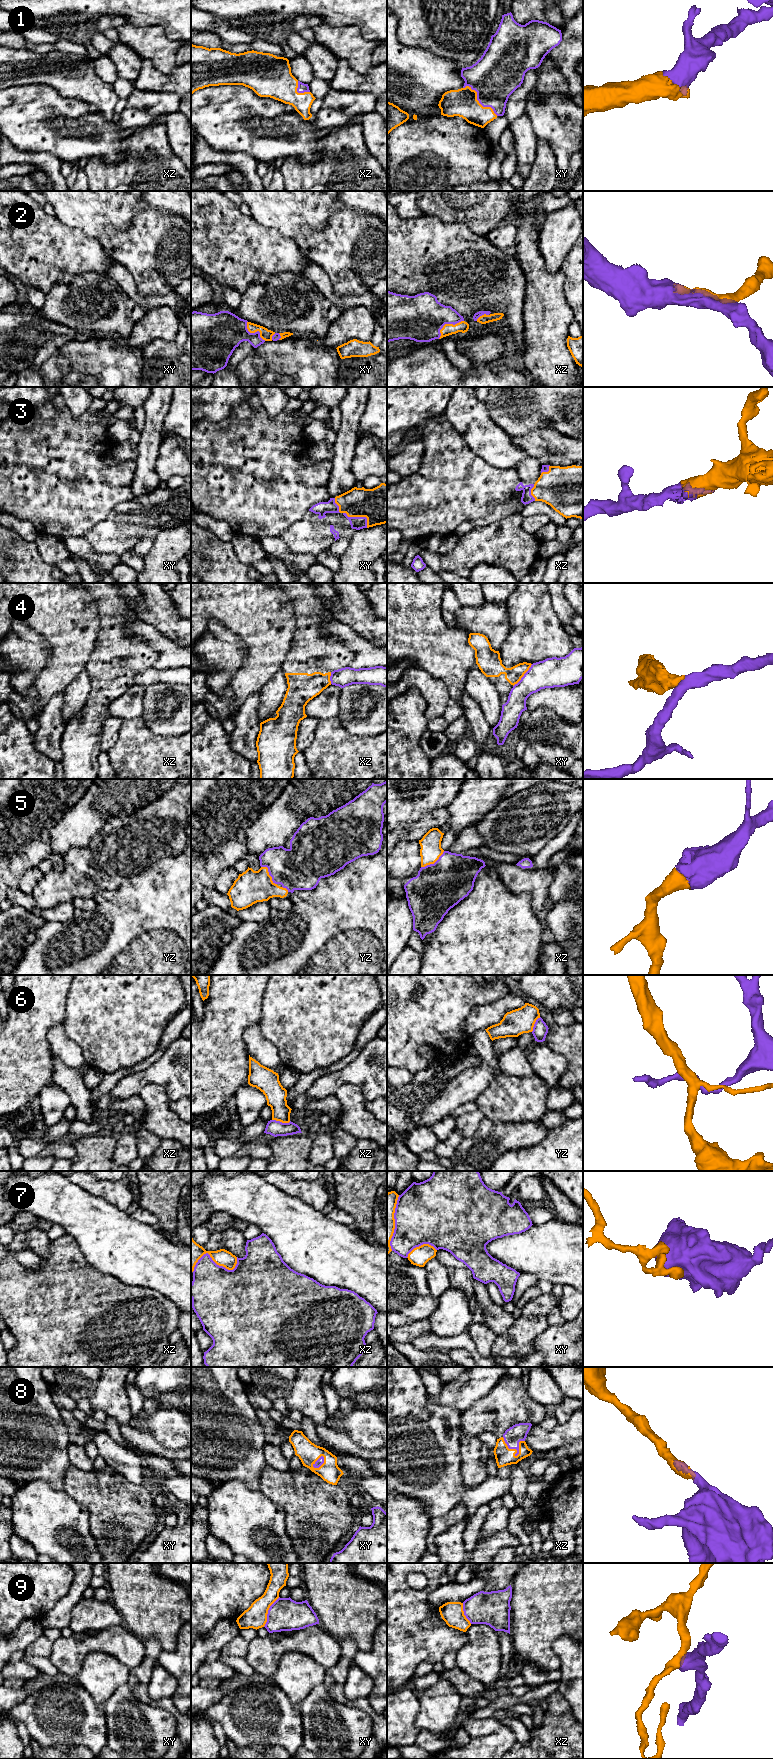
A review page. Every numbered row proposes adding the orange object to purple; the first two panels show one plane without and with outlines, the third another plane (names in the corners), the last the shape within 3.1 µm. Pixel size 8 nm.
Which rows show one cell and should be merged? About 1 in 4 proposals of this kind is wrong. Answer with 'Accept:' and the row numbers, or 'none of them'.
Accept: 1, 2, 3, 5, 8

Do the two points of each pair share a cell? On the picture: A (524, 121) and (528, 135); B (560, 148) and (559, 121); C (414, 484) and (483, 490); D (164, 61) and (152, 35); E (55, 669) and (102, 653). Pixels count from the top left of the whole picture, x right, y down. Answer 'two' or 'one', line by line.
A: one
B: one
C: one
D: one
E: two

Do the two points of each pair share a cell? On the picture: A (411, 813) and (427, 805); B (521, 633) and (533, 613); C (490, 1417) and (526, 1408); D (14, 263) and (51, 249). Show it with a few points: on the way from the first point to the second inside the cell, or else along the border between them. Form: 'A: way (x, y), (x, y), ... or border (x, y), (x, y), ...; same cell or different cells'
A: way (415, 809), (419, 805), (423, 805); same cell
B: way (525, 628), (525, 625), (531, 618); same cell
C: way (499, 1410), (502, 1408), (517, 1408); same cell
D: way (23, 254), (27, 250), (42, 250); same cell

